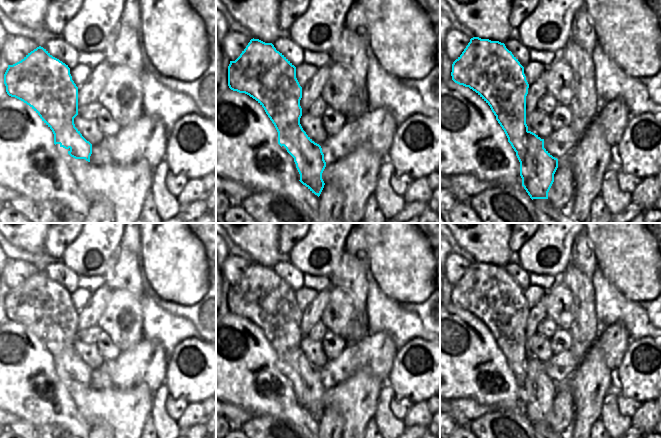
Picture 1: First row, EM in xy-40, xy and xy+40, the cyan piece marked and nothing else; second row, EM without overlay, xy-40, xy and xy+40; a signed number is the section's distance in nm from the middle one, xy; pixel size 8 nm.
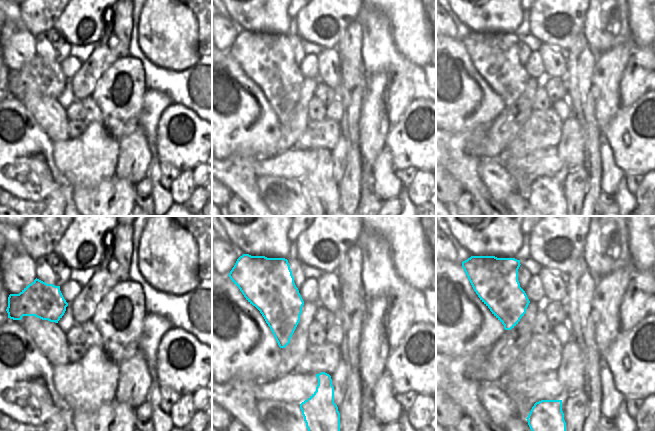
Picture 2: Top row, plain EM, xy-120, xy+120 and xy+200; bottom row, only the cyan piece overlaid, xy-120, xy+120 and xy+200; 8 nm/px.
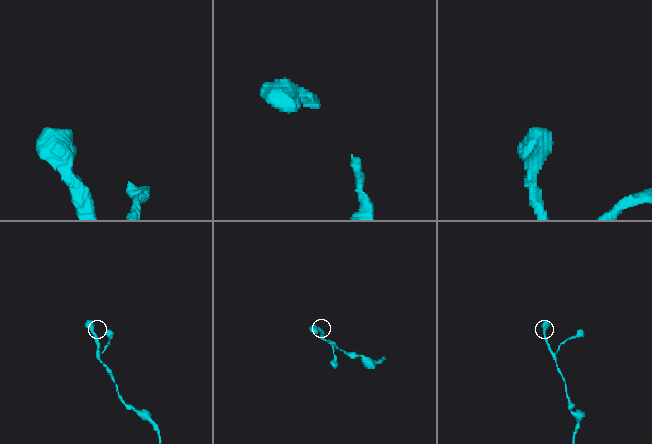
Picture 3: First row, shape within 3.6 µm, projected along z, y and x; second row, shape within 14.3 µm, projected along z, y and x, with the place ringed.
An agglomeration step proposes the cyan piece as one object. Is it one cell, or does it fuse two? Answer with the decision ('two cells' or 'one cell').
two cells

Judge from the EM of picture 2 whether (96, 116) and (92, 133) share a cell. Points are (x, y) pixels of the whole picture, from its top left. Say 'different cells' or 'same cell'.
different cells

